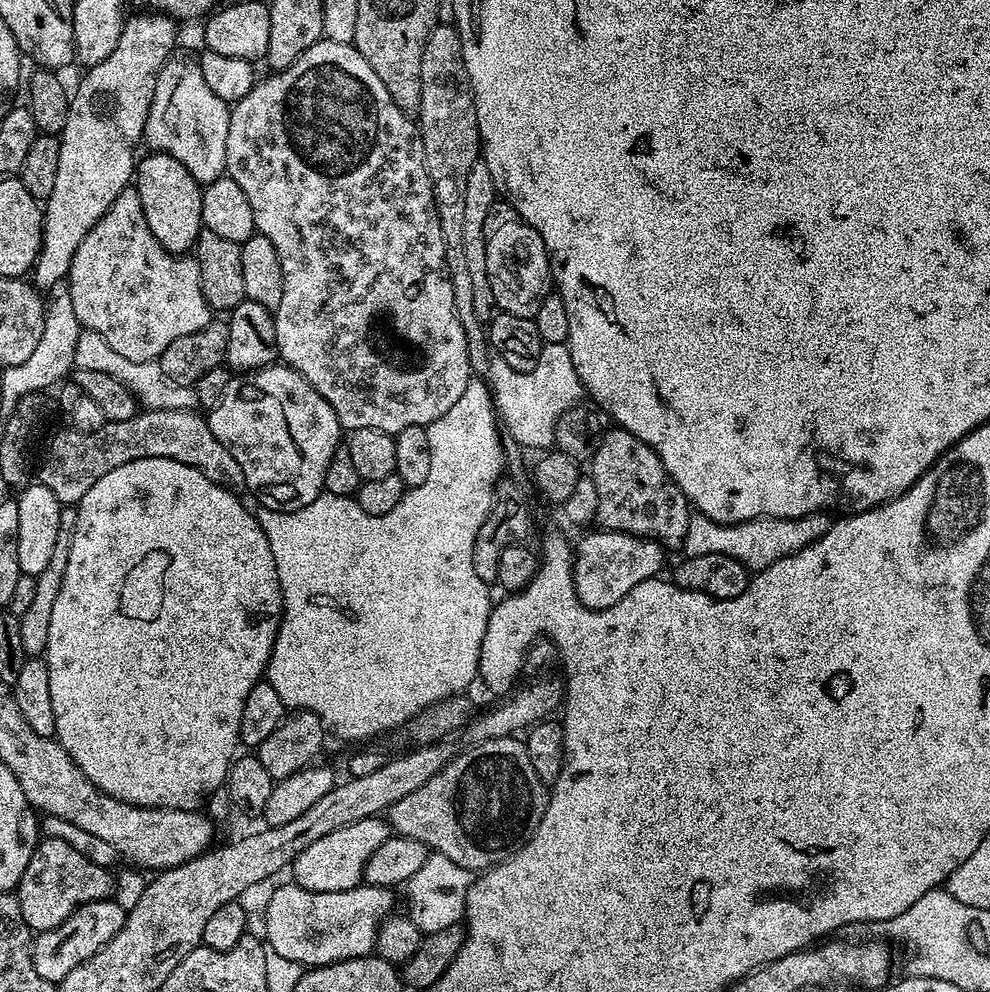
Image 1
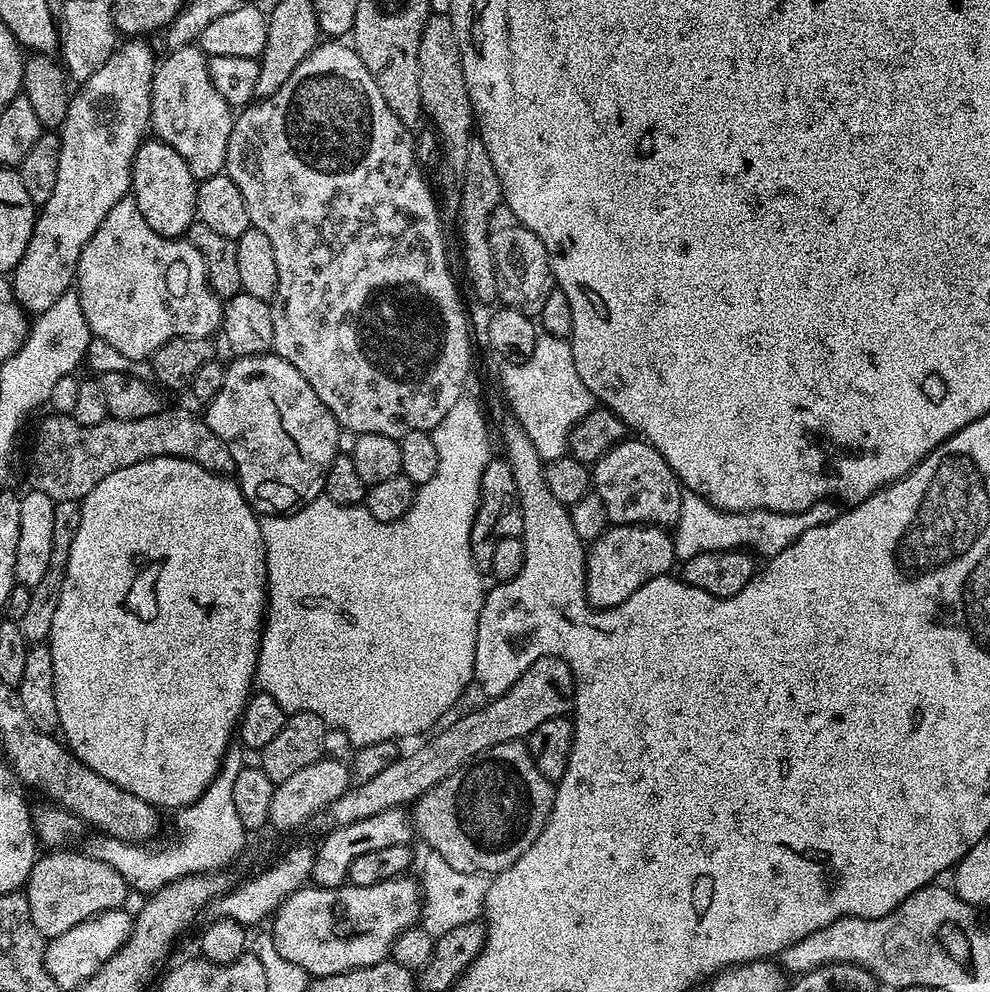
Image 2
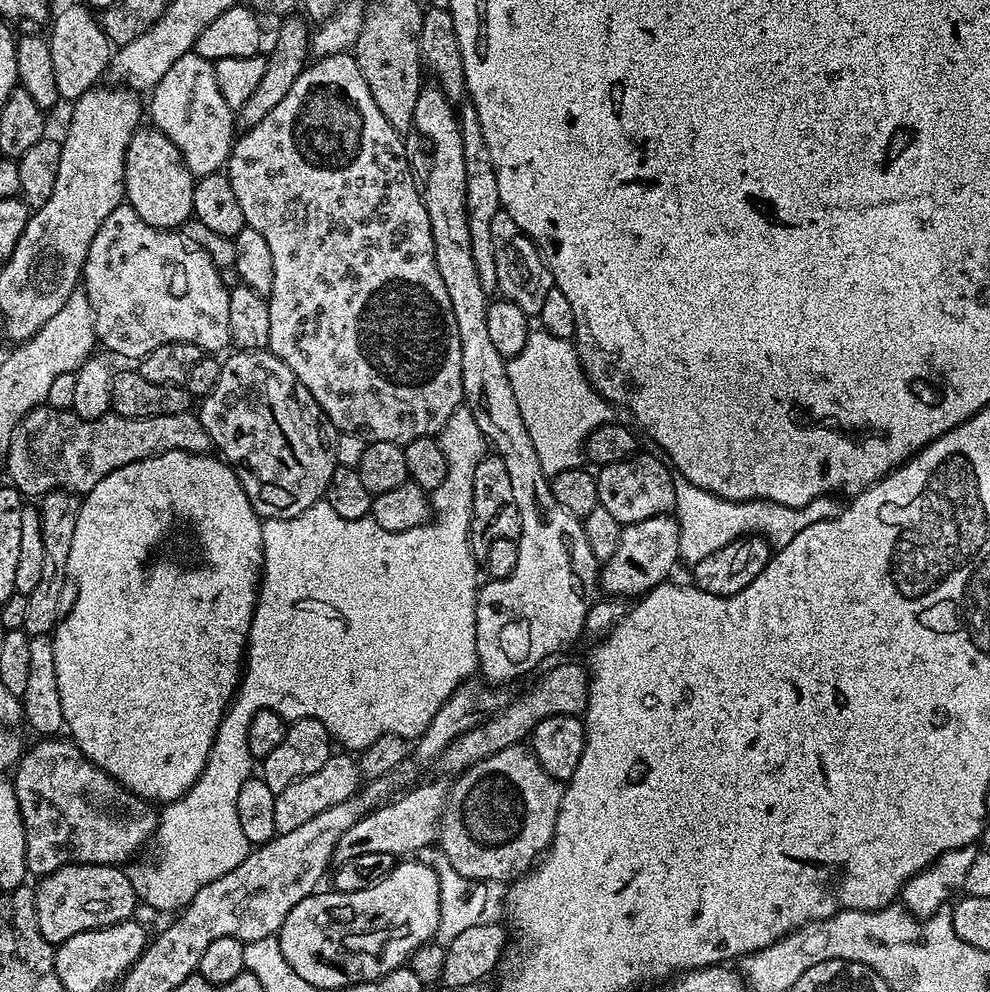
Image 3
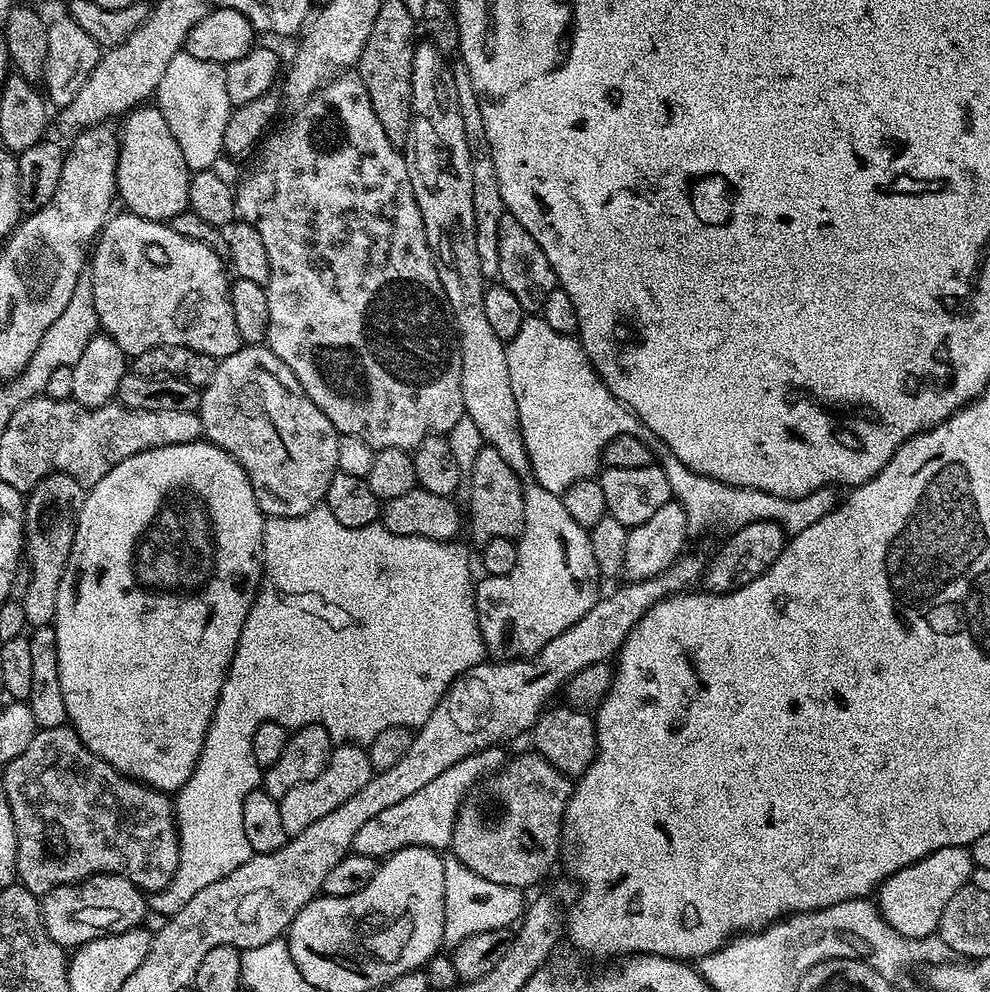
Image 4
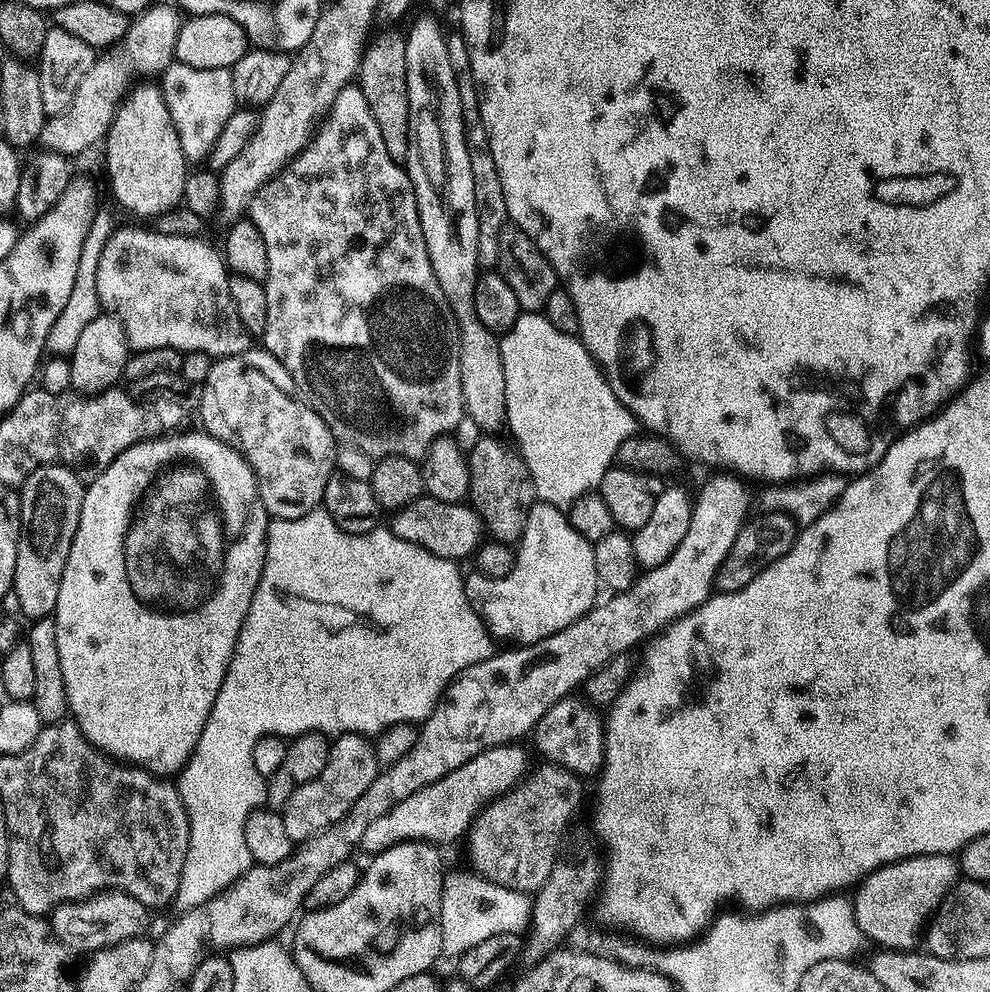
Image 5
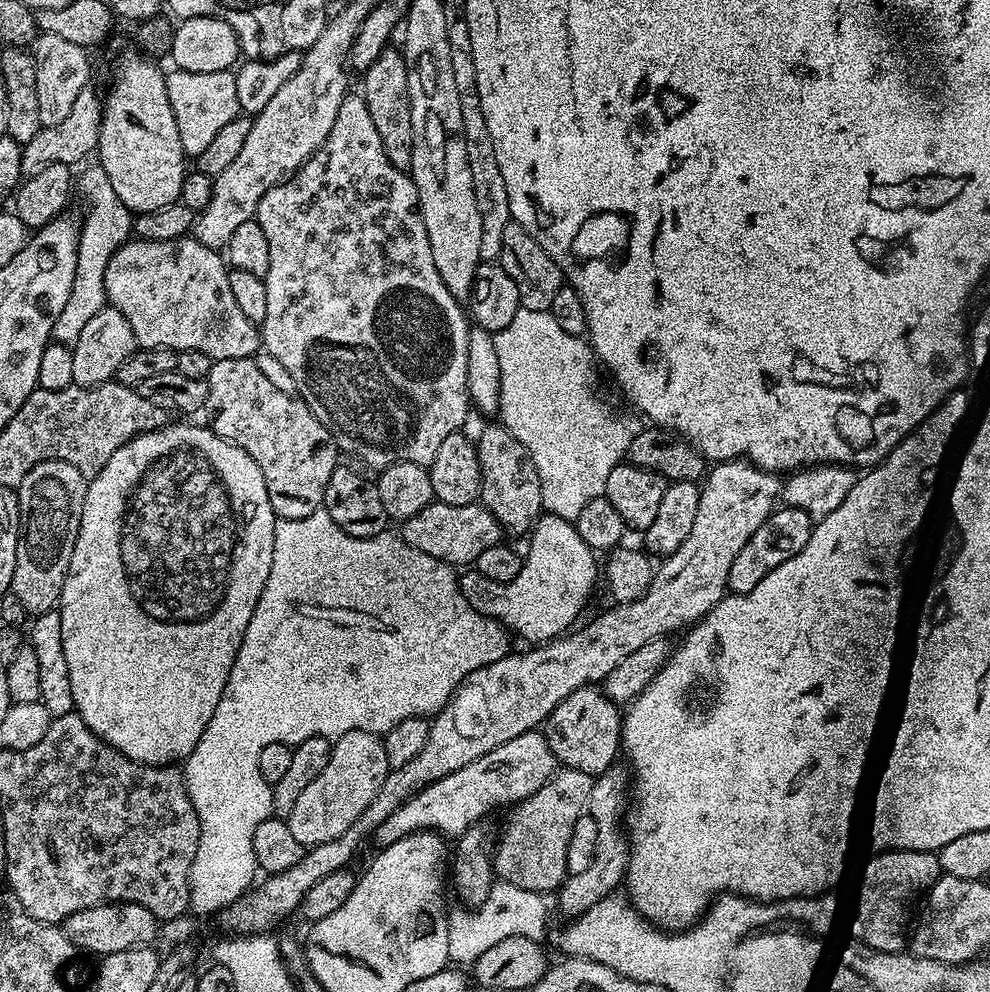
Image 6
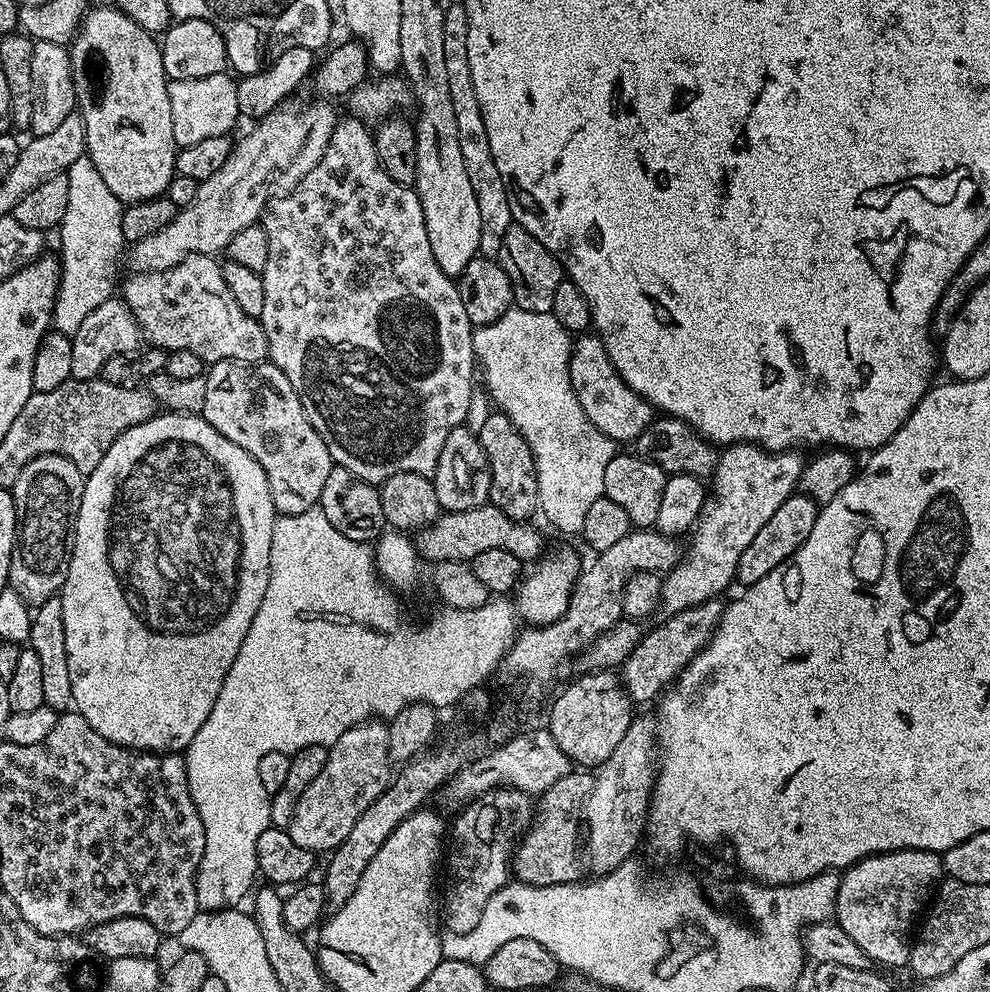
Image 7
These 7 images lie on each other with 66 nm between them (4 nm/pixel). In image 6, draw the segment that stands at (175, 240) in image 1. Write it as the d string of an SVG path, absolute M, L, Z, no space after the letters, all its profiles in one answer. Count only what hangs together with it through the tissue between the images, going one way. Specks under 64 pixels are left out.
M128 52L121 58L116 68L120 77L108 100L106 96L103 101L98 164L104 168L118 198L133 213L139 214L179 201L186 157L182 138L178 138L174 110L170 110L170 98L166 98L165 73L159 72L147 55L136 52Z

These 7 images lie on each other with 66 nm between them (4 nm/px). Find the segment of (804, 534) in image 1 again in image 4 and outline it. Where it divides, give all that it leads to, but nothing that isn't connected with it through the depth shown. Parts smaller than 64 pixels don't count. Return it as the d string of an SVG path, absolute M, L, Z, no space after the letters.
M649 435L646 443L652 451L653 461L666 474L666 482L670 482L672 499L680 503L682 510L686 510L688 526L693 533L704 532L707 528L735 530L750 526L750 522L774 522L782 526L789 537L794 537L802 530L814 526L814 522L826 518L826 514L838 507L835 487L825 486L802 498L782 498L778 494L766 494L766 490L735 488L687 468L670 450L670 446L662 442L662 438Z

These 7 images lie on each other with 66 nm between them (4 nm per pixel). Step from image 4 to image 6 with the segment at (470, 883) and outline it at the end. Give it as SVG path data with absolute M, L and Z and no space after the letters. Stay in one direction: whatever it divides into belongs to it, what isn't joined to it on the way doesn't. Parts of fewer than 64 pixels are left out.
M493 883L473 912L448 912L448 958L460 966L471 965L478 954L488 950L502 938L528 936L537 942L544 936L544 900L539 892L522 890L513 884Z

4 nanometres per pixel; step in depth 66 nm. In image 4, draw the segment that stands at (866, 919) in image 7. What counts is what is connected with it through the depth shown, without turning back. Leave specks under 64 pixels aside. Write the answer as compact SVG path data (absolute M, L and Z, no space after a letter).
M967 847L943 848L926 858L914 862L909 868L898 870L886 878L878 889L878 911L898 934L920 940L933 935L940 927L942 910L946 902L958 894L972 879L974 865L972 853Z

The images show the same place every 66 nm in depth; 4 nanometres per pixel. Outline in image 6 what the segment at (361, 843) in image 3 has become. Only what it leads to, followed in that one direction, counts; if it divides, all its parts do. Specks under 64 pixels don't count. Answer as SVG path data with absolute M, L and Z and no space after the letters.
M543 731L527 732L486 754L482 754L482 758L474 758L474 762L466 762L466 766L462 766L462 770L454 770L450 774L446 774L446 778L438 778L434 783L427 784L420 792L411 796L405 804L398 806L398 810L394 810L394 814L390 814L386 818L386 822L377 826L374 839L377 840L377 845L383 846L398 842L402 838L421 830L435 832L444 838L449 838L448 836L459 838L475 825L472 823L483 812L490 811L498 804L510 806L515 802L524 800L534 790L542 787L552 777L553 772L557 771L557 768L556 759L548 748Z

